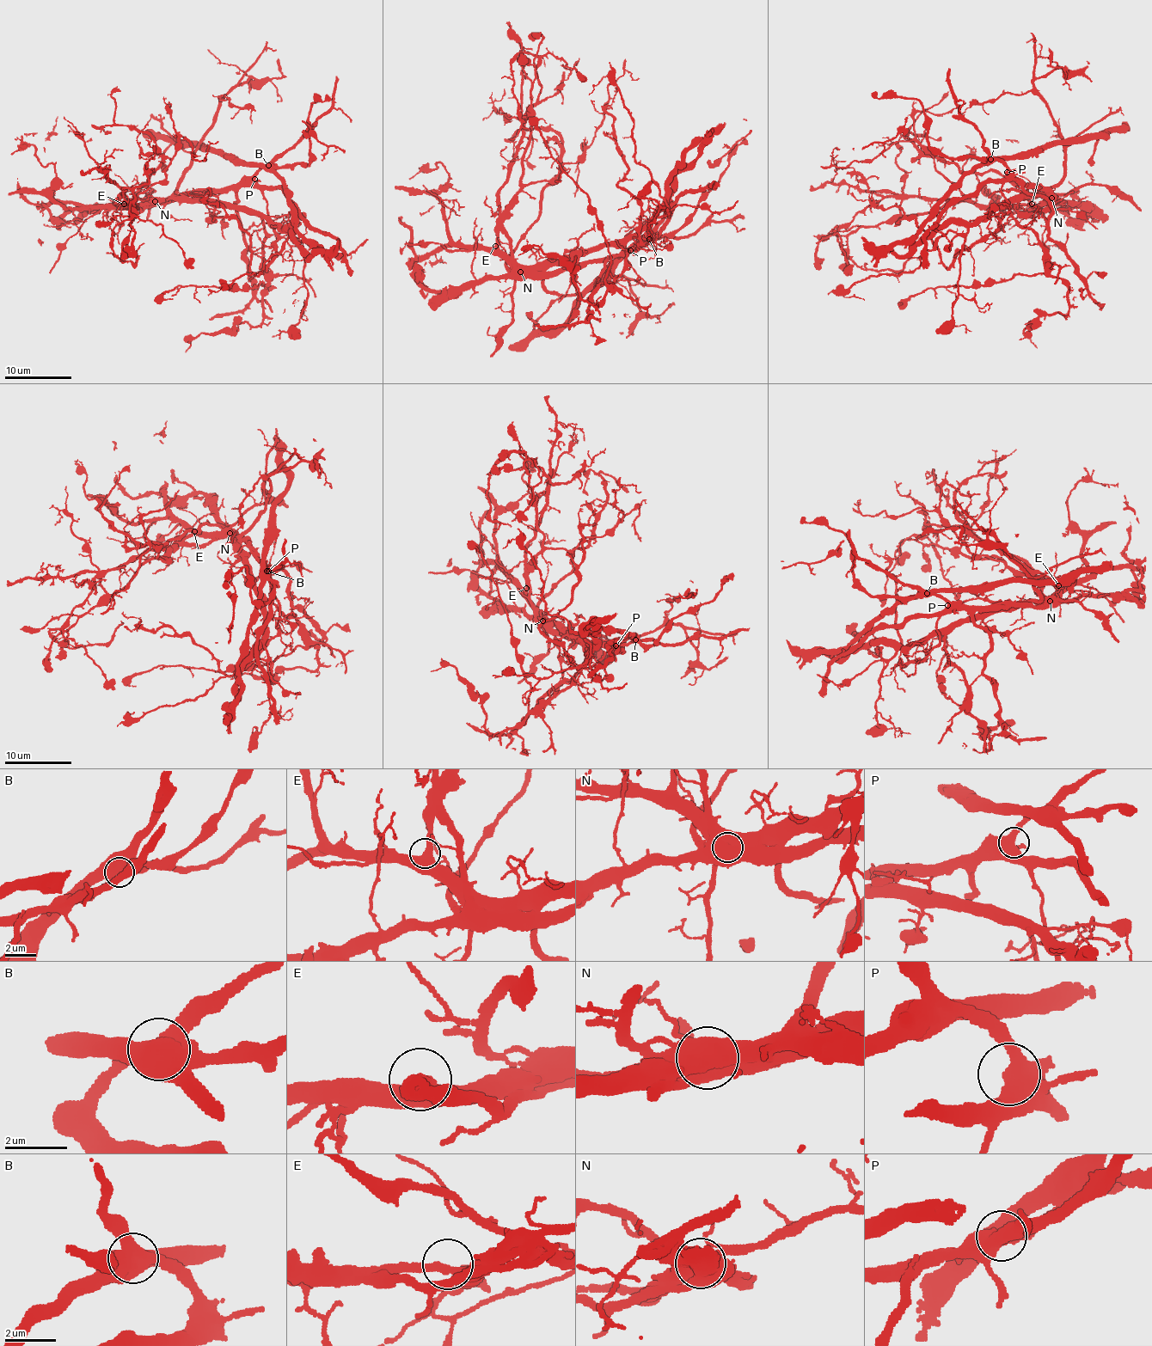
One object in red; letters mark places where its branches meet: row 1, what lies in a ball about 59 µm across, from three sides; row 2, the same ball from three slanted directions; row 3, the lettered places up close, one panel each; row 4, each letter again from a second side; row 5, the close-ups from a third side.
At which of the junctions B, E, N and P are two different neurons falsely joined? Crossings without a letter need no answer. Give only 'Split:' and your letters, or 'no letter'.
Split: B, N

